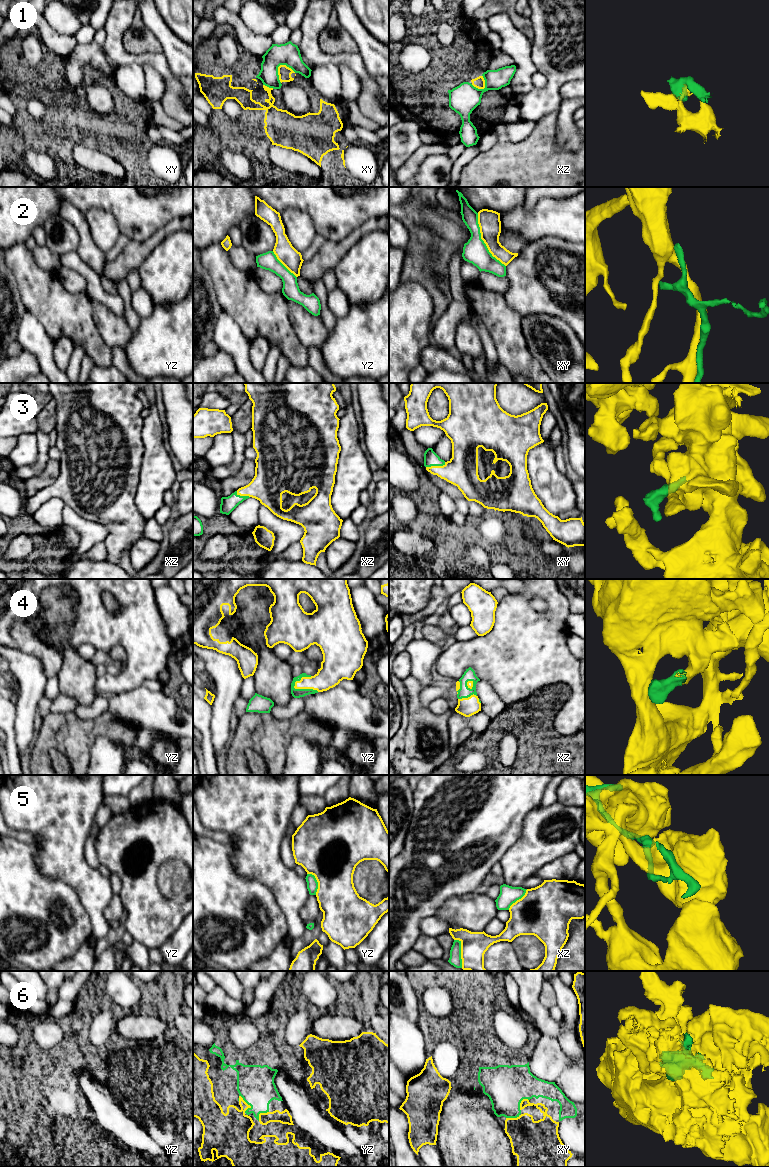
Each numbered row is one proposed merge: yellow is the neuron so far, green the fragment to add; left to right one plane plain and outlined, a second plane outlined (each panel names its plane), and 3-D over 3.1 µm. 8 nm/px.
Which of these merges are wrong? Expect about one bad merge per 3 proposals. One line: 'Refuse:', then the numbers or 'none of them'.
Refuse: 1, 2, 5

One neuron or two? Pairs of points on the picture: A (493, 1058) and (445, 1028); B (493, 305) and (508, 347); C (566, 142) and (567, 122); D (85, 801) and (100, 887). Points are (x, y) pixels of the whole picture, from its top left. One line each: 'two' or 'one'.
A: one
B: one
C: one
D: one

